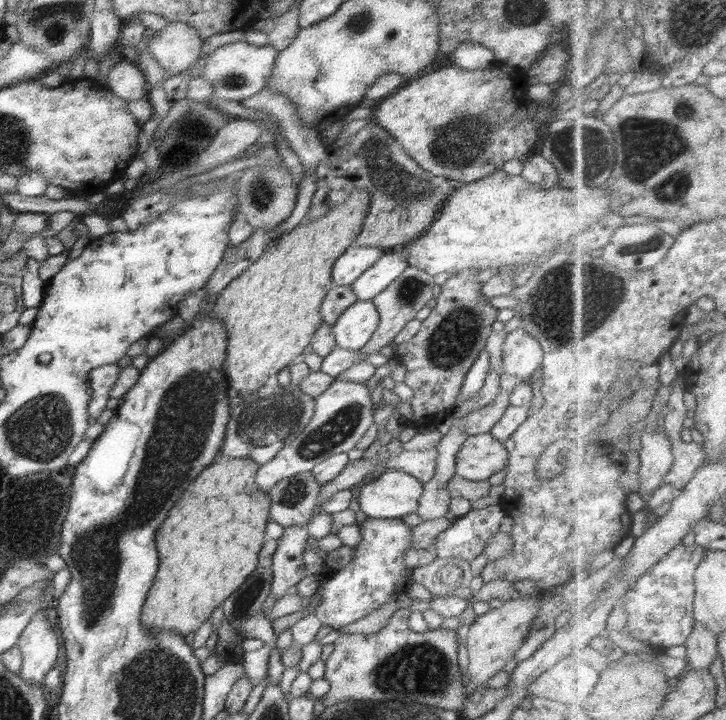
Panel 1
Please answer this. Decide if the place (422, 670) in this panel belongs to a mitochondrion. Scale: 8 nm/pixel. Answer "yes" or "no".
yes

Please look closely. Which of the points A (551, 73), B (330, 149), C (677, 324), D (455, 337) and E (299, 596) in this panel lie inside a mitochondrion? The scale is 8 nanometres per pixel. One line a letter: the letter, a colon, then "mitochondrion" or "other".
A: other
B: other
C: other
D: mitochondrion
E: other

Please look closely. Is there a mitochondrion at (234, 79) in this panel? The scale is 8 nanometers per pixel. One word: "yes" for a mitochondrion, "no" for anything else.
yes

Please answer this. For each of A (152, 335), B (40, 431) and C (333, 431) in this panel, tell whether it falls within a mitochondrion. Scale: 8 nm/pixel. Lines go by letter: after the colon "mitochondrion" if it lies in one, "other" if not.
A: other
B: mitochondrion
C: mitochondrion

